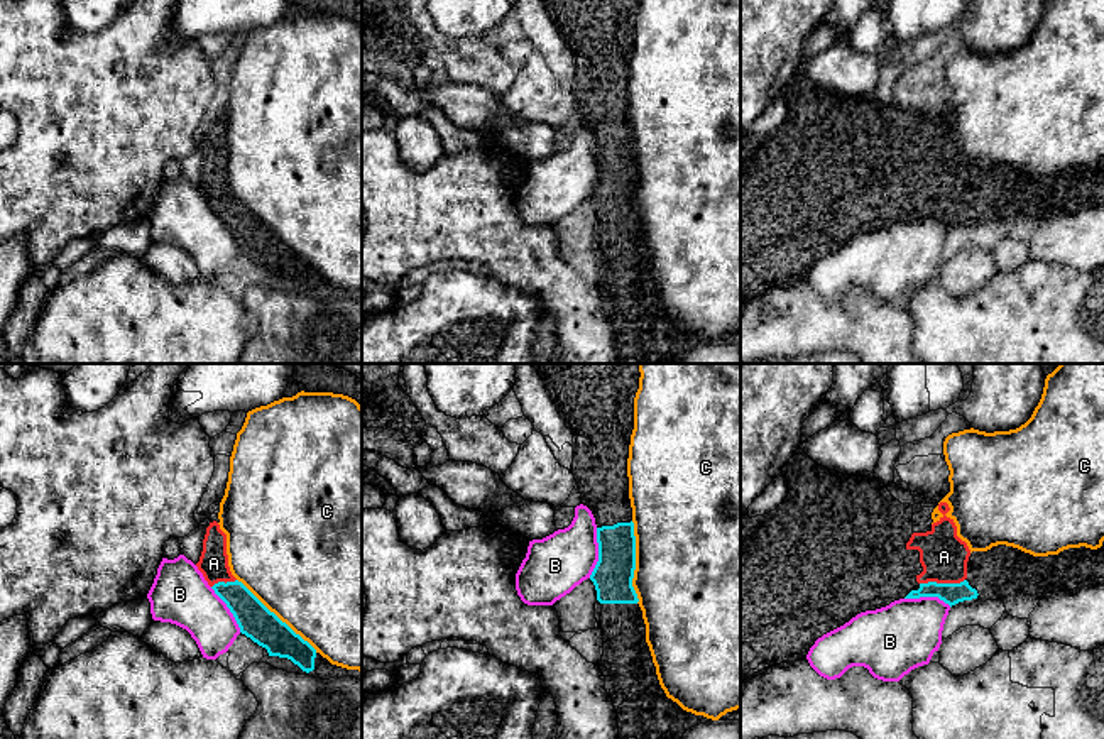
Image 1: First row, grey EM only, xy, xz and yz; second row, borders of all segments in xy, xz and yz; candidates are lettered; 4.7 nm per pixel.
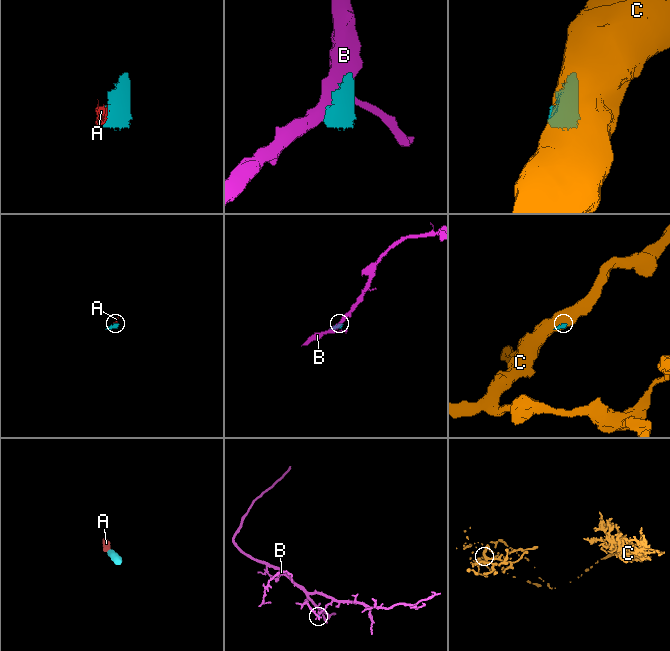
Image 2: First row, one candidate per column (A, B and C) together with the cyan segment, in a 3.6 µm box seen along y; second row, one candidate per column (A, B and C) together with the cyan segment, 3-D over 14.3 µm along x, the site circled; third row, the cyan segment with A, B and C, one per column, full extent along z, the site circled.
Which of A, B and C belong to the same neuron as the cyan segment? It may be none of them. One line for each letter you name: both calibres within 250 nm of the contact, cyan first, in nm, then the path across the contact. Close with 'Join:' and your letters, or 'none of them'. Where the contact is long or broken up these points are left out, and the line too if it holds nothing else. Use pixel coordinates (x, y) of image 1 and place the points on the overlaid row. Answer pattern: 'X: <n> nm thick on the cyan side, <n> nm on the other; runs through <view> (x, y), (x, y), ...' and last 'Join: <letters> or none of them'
A: 100 nm thick on the cyan side, 220 nm on the other
Join: A

